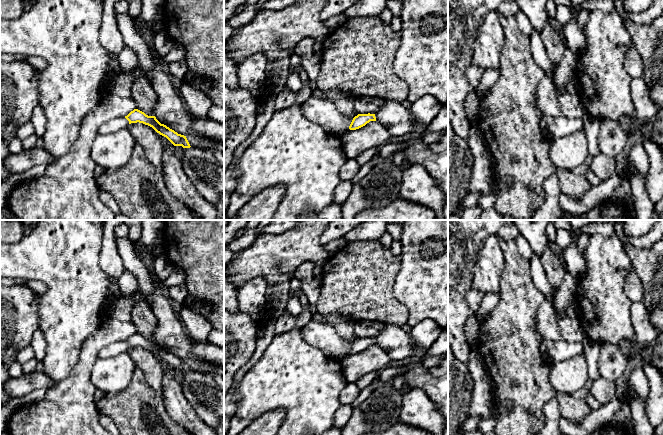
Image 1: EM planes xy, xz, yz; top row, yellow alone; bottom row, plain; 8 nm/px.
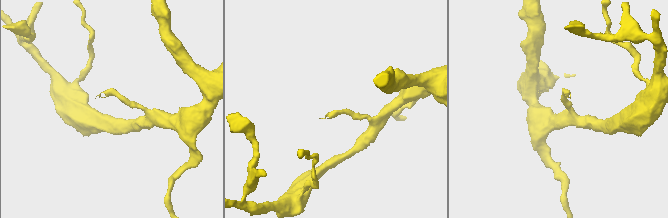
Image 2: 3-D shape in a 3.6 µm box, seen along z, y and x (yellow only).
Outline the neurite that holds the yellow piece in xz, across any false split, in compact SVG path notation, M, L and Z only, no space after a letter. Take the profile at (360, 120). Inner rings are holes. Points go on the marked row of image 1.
M358 114L355 116L349 126L350 130L356 130L365 126L370 121L376 121L375 114Z

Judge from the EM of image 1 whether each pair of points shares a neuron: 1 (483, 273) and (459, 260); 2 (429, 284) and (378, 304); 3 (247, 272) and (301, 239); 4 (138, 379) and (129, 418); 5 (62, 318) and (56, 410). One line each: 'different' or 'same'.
1: different
2: different
3: same
4: same
5: different

